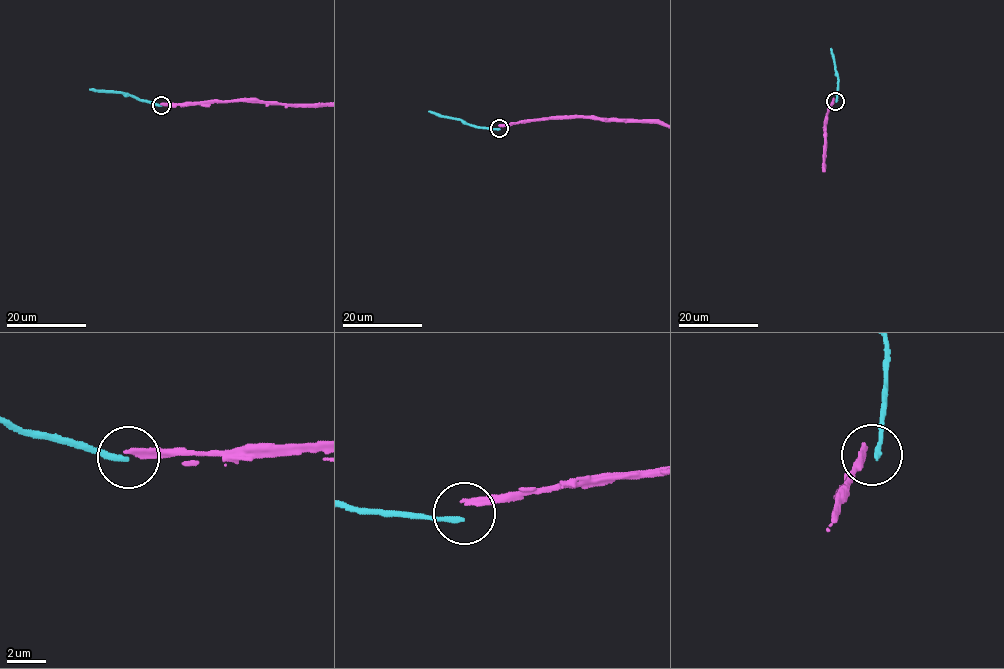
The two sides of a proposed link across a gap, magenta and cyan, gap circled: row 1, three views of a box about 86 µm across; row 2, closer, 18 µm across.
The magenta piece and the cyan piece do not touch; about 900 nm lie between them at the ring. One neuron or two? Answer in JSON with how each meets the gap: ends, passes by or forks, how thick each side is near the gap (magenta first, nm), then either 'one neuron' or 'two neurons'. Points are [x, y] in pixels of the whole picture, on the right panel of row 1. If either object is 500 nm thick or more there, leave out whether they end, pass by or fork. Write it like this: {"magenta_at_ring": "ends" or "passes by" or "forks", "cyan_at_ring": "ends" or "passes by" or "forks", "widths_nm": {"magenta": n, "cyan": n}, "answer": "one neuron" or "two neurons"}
{"magenta_at_ring": "ends", "cyan_at_ring": "ends", "widths_nm": {"magenta": 280, "cyan": 280}, "answer": "two neurons"}

